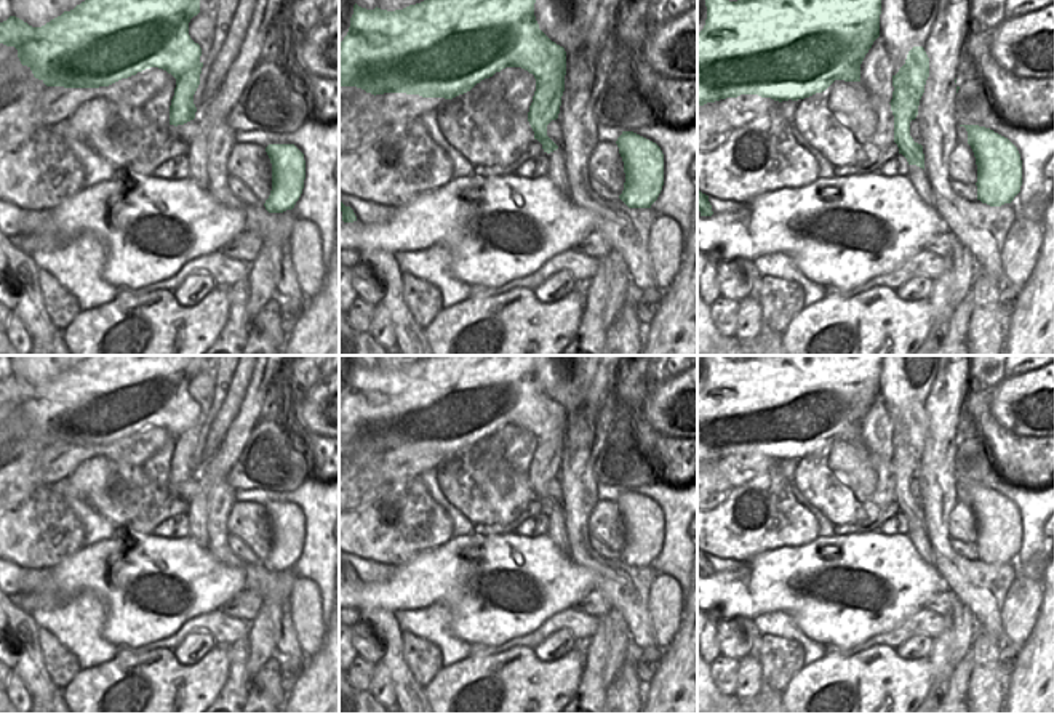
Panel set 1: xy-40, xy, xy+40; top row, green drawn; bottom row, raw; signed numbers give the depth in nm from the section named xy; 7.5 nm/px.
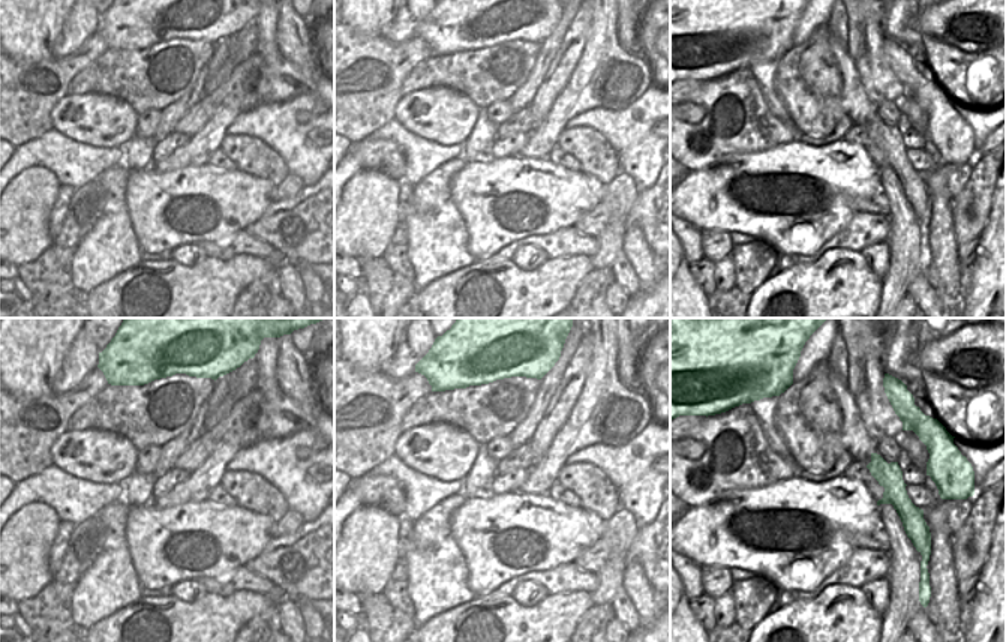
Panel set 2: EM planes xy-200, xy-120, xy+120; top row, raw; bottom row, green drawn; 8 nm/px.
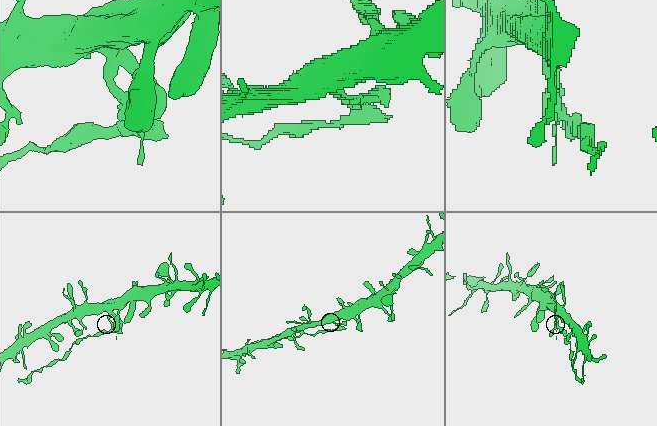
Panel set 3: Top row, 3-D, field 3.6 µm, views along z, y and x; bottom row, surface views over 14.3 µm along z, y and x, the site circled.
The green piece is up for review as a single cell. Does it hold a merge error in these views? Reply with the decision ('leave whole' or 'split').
split

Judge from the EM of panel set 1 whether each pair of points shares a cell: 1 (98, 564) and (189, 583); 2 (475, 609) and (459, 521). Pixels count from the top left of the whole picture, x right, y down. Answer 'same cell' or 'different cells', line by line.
1: same cell
2: different cells

